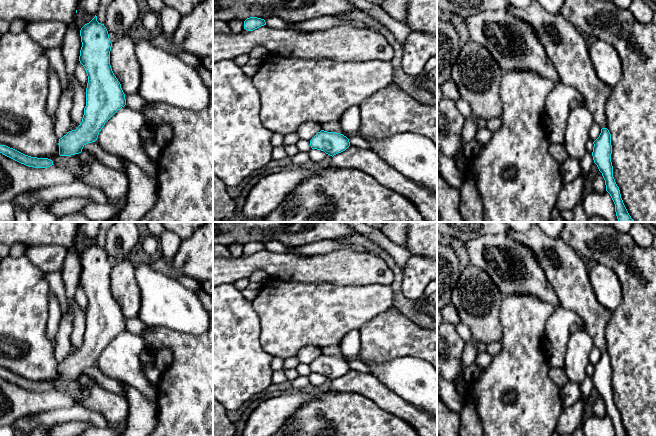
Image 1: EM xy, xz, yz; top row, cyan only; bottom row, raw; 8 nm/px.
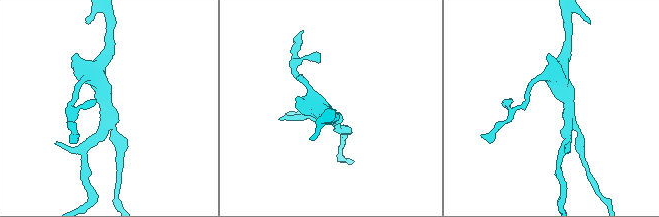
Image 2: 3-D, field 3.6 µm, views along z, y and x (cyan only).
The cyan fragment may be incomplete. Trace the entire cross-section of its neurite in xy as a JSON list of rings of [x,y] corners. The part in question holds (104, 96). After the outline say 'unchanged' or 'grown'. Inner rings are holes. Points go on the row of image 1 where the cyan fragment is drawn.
[[[97,16],[80,30],[82,47],[79,61],[86,70],[88,83],[86,88],[86,106],[80,125],[59,139],[59,155],[71,156],[82,152],[83,147],[95,142],[105,123],[126,105],[125,94],[121,84],[114,75],[110,65],[112,43],[104,24],[97,21]]]; unchanged

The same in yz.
[[[602,128],[599,137],[593,142],[593,160],[605,180],[606,191],[610,194],[614,204],[615,212],[619,222],[634,222],[629,215],[621,198],[619,187],[613,177],[613,166],[611,162],[612,145],[611,134],[607,128]]]; unchanged

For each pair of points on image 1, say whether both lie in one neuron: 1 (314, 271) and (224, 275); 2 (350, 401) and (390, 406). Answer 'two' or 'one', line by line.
1: one
2: two

